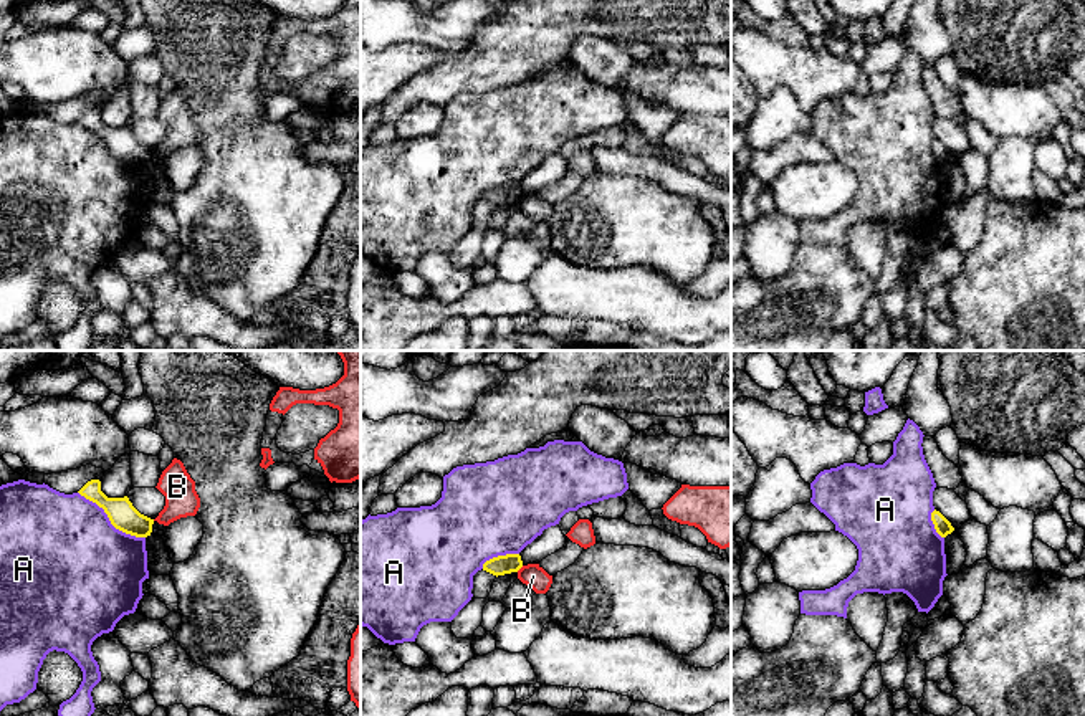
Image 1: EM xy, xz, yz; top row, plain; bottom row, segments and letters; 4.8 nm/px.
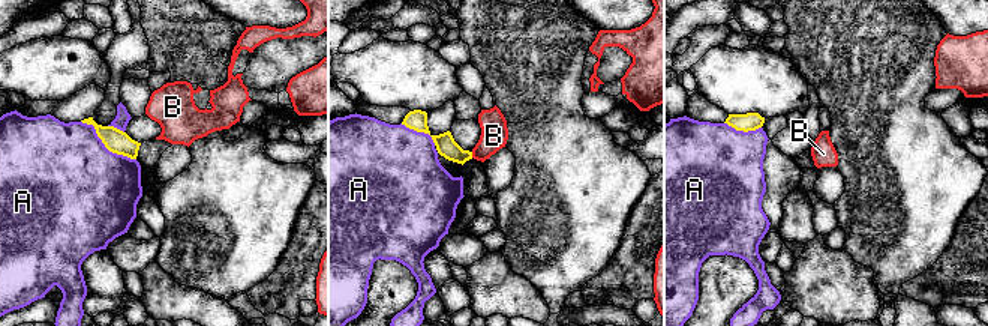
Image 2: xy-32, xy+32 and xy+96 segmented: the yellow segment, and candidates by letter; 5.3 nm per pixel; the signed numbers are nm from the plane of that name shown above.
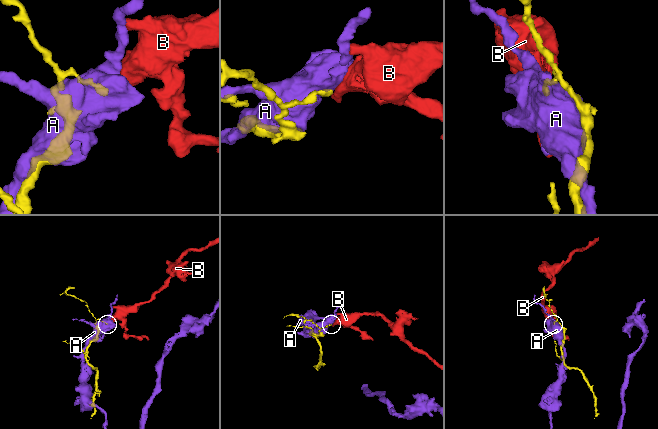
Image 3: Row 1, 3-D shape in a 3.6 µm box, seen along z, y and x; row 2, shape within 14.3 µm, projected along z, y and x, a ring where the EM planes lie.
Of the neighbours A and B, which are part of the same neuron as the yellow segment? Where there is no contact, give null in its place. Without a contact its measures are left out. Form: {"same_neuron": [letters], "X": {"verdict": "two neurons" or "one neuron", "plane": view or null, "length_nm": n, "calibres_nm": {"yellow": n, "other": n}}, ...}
{"same_neuron": [], "A": {"verdict": "two neurons", "plane": "xy", "length_nm": 400, "calibres_nm": {"yellow": 140, "other": 500}}, "B": {"verdict": "two neurons", "plane": "xz", "length_nm": 50, "calibres_nm": {"yellow": 100, "other": 110}}}

